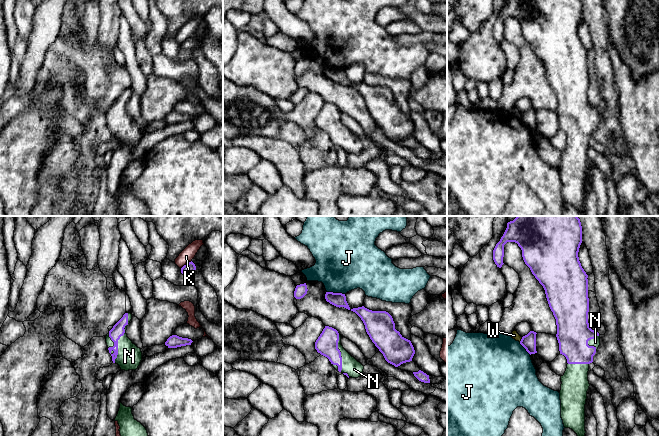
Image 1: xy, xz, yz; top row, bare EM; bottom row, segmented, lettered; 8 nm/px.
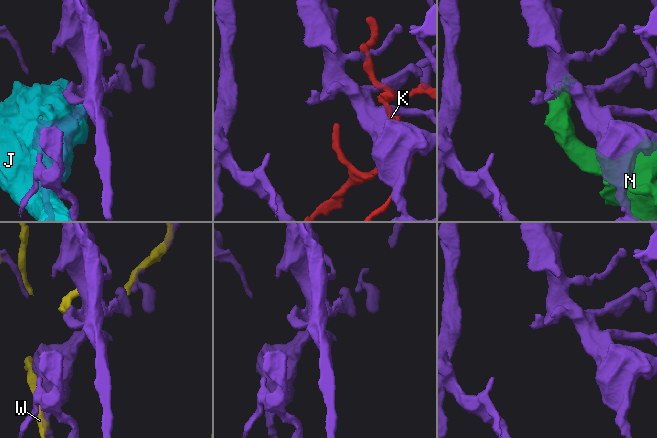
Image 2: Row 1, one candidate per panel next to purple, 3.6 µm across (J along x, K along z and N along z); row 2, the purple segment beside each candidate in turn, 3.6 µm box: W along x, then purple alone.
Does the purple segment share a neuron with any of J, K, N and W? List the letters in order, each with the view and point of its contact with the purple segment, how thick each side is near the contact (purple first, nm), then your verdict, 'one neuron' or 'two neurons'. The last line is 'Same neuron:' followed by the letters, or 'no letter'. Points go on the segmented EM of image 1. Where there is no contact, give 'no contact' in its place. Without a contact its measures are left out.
J: xz (336, 293) | 110/440 nm | two neurons
K: xy (186, 264) | 90/110 nm | two neurons
N: xy (119, 338) | 100/190 nm | one neuron
W: yz (521, 339) | 120/60 nm | two neurons
Same neuron: N

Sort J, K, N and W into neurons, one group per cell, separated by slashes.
J / K / N / W

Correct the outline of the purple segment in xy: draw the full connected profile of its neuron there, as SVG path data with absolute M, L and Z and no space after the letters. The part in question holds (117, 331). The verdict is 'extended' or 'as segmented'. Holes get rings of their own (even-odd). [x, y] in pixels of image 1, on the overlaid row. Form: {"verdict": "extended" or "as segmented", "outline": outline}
{"verdict": "extended", "outline": "M125 313L123 317L113 326L106 336L106 343L108 346L109 353L112 356L113 363L120 366L121 370L136 370L142 360L141 349L138 348L132 341L127 337L126 330L127 326L132 319L131 313Z"}

